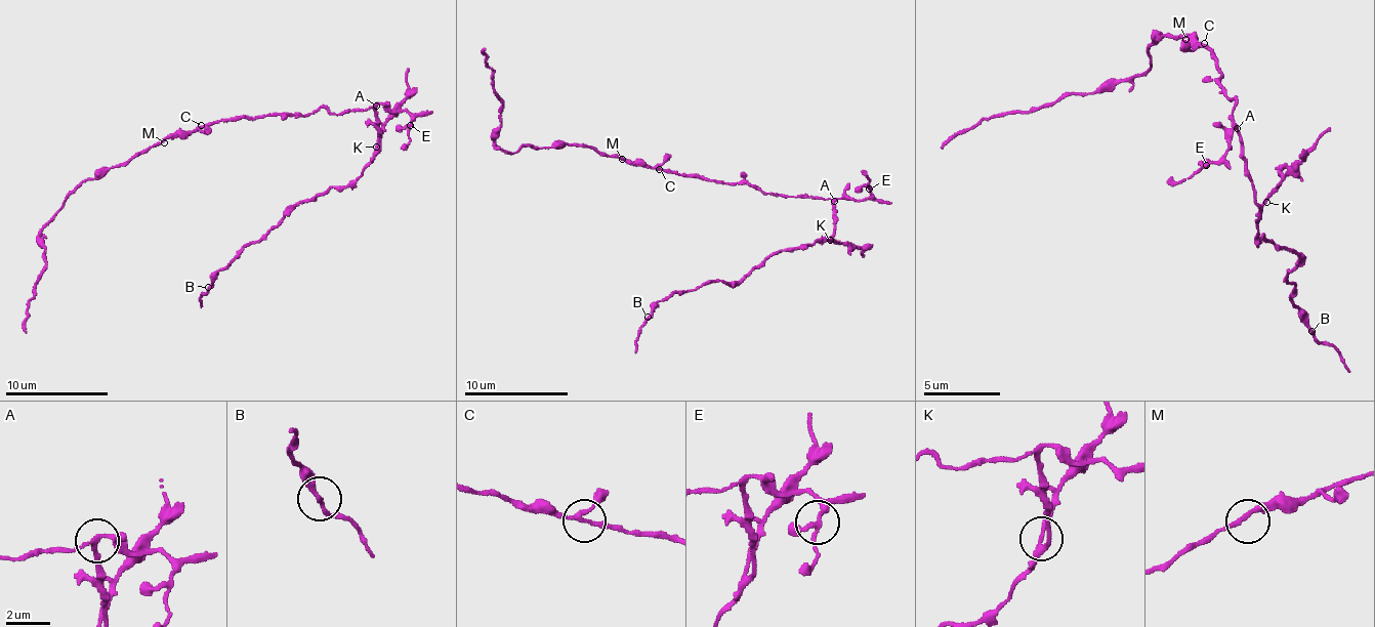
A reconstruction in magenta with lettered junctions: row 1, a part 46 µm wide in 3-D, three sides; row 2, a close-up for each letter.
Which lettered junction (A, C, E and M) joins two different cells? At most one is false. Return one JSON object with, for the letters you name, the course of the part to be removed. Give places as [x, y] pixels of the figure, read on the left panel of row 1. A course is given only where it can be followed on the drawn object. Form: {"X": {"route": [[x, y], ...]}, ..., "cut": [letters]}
{"A": {"route": [[375, 106], [378, 140], [373, 161], [345, 186], [293, 207], [249, 244], [220, 269], [204, 293], [200, 307]]}, "cut": ["A"]}

